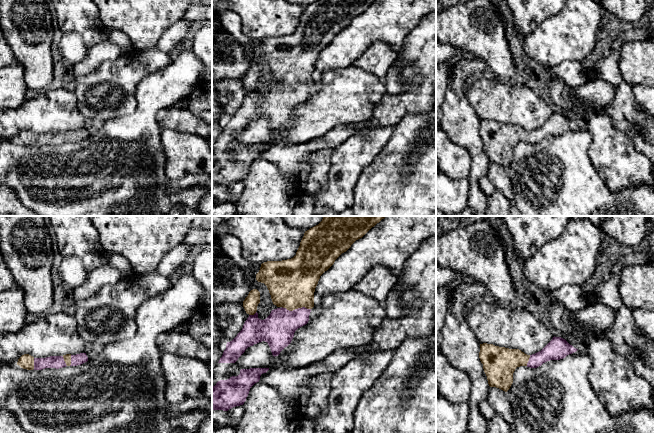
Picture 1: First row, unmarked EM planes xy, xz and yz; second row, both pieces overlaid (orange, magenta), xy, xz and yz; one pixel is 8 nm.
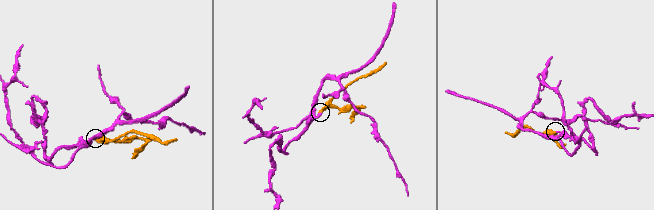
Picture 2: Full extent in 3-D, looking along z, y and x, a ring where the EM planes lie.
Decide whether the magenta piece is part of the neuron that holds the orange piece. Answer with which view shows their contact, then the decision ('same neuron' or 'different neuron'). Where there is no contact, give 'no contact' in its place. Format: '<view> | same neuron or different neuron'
xz | same neuron

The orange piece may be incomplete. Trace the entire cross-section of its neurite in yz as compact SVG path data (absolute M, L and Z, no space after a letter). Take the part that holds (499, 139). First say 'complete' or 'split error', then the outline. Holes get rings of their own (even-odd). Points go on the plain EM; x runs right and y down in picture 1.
split error | M554 112L541 127L532 131L519 125L483 119L480 120L479 134L489 162L507 168L513 159L513 149L517 143L537 144L547 137L563 135L577 126L565 115Z

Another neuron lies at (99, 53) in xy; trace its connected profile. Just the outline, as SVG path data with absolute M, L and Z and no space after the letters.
M109 40L89 48L86 57L73 65L73 75L80 77L95 71L101 63L107 60L116 60L123 54L122 50Z

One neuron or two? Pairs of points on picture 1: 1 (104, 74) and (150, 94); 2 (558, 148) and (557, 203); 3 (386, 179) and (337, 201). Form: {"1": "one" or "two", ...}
{"1": "two", "2": "one", "3": "two"}

